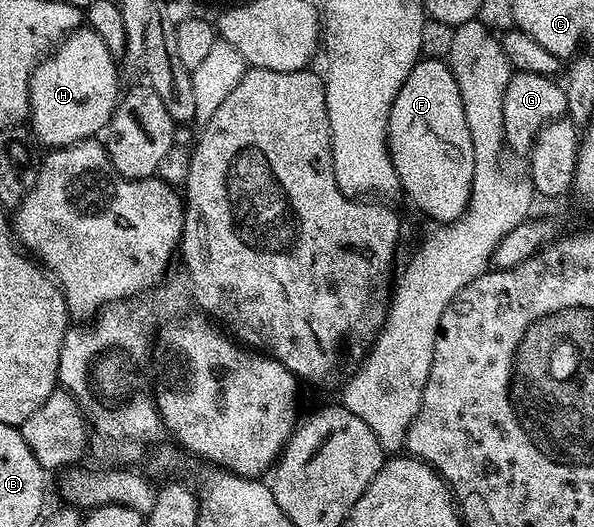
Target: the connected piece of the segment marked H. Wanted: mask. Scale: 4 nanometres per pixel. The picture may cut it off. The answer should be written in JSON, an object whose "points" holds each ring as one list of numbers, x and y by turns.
{"points":[[78,29,66,34,59,46,37,64,29,80,29,101,33,135,45,149,69,147,84,139,100,136,108,128,117,108,118,60,107,53,99,33]]}

